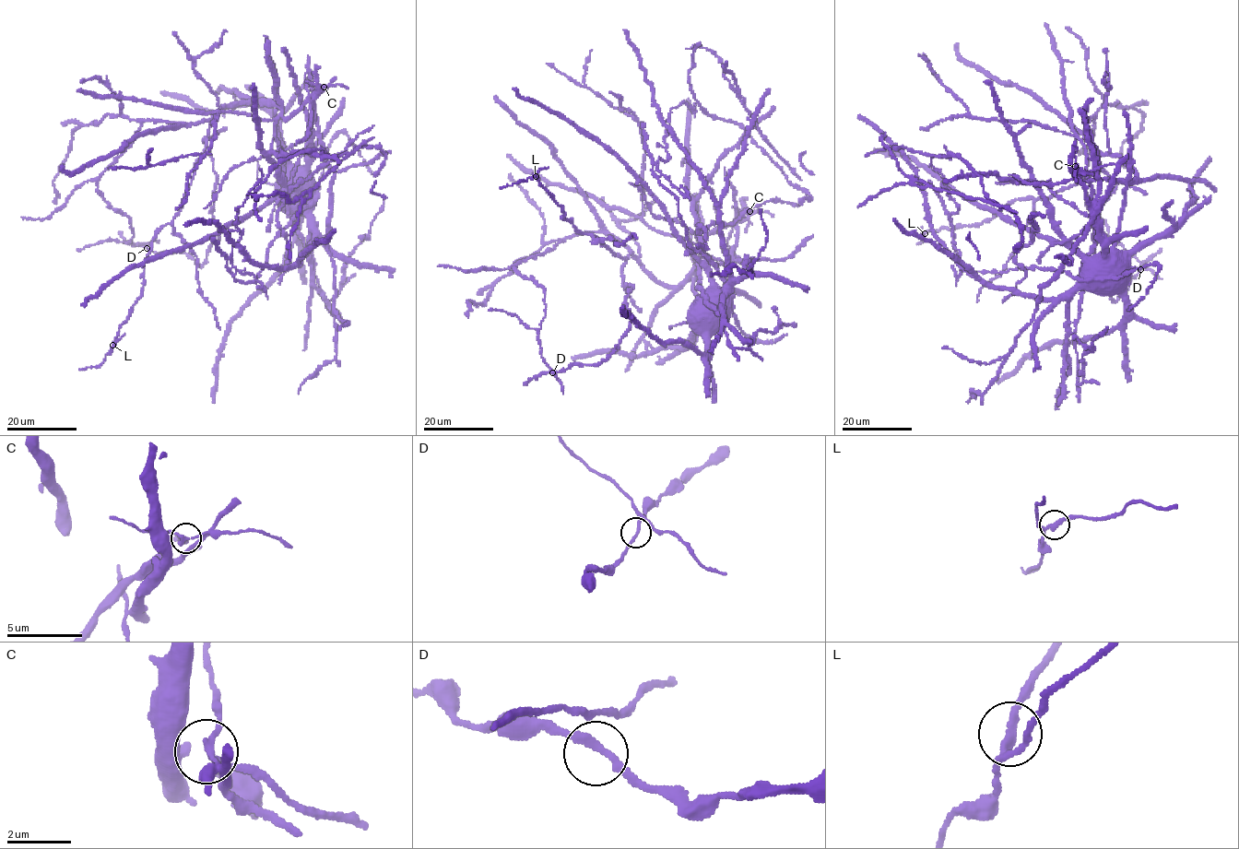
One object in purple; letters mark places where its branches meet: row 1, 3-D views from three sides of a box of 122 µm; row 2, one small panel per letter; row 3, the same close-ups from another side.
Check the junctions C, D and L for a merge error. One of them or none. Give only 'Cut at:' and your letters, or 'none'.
Cut at: L

